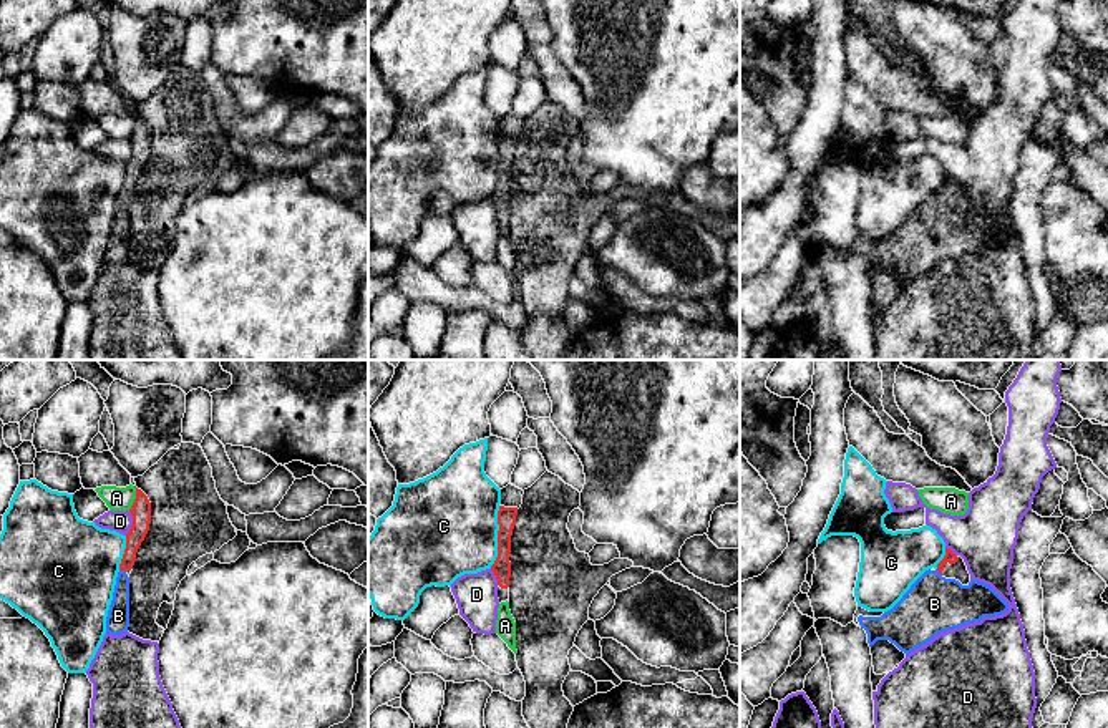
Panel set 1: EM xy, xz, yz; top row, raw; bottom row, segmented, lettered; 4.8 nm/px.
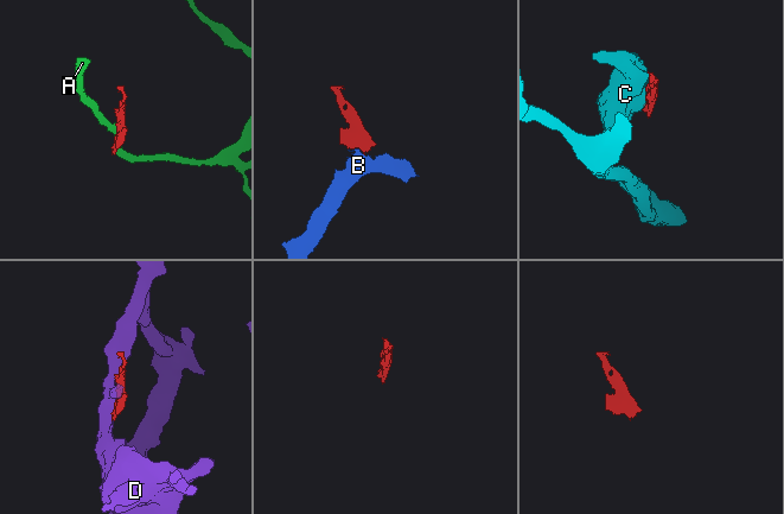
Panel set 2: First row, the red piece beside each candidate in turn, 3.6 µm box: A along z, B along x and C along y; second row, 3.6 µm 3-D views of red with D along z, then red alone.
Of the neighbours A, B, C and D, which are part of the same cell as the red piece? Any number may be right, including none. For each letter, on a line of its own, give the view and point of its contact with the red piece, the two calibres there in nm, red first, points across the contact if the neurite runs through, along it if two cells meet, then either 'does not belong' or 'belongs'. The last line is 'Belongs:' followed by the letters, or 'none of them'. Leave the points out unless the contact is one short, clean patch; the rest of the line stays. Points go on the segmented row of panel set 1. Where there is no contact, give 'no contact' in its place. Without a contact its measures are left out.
A: contact xy (136, 498); calibres 100 and 110 nm; border xy (135, 486), (135, 501), (128, 509); does not belong
B: contact yz (939, 572); calibres 60 and 280 nm; way yz (951, 558), (941, 564), (939, 572), (934, 604); belongs
C: contact xz (498, 538); calibres 100 and 480 nm; border xz (500, 506), (498, 556), (490, 567); does not belong
D: contact xy (133, 523); calibres 100 and 110 nm; does not belong
Belongs: B

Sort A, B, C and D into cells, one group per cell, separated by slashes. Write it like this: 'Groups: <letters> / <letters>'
Groups: A / B / C / D

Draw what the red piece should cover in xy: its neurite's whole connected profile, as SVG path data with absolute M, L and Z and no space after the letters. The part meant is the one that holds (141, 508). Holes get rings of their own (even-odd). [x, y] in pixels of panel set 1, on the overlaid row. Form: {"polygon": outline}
{"polygon": "M136 488L136 499L129 509L133 526L126 534L126 549L119 564L113 600L106 617L106 633L121 635L129 627L129 577L128 570L133 569L136 552L144 541L151 522L151 502L148 496Z"}

